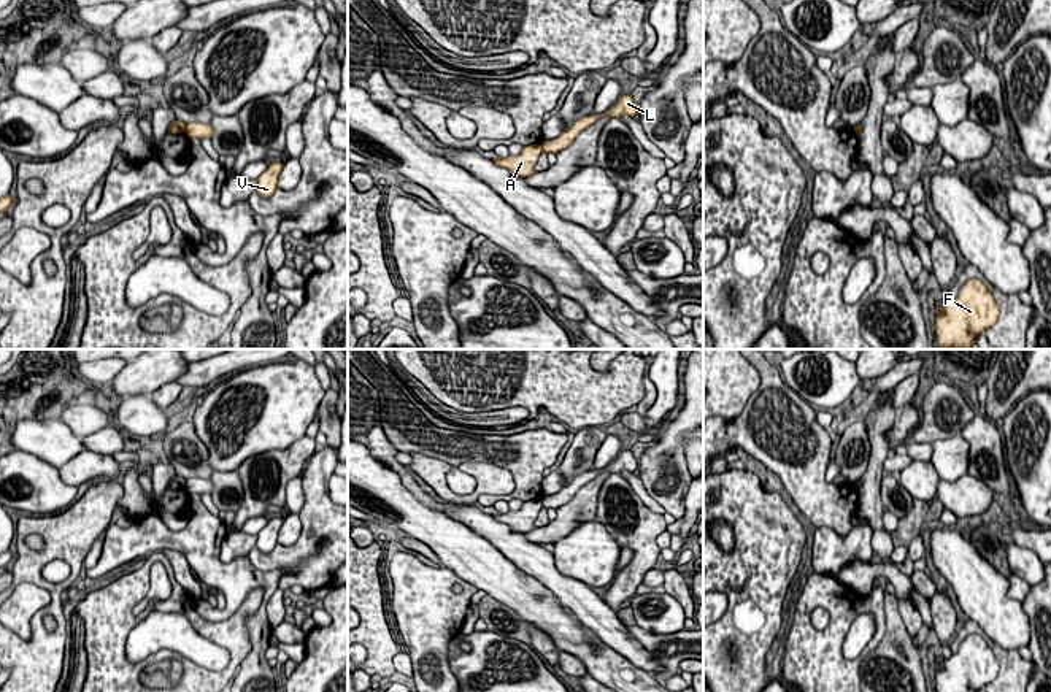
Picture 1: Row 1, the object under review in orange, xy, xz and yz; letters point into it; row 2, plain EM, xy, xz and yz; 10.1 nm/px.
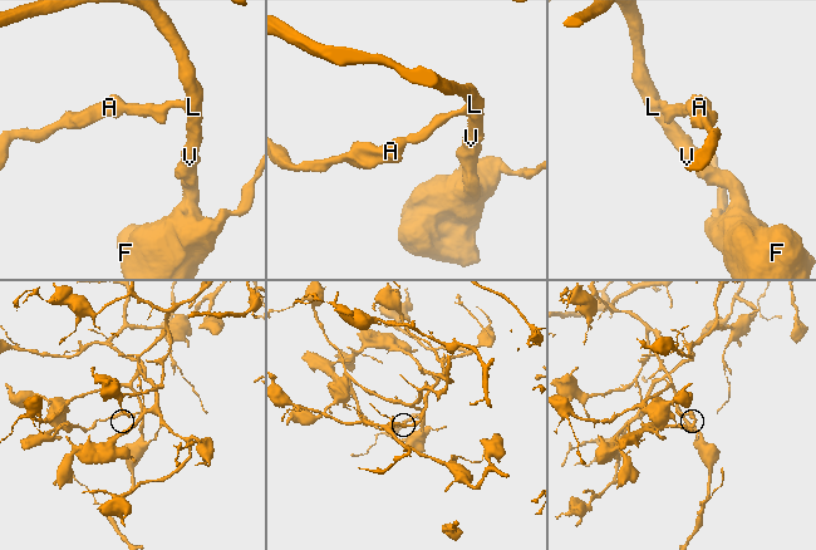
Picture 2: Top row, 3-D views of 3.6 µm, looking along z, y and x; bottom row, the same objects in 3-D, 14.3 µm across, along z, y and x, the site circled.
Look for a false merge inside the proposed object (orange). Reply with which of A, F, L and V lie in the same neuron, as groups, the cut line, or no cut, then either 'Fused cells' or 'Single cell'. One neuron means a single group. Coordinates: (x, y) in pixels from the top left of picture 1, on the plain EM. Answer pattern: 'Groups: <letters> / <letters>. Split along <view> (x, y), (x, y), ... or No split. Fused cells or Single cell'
Groups: A / F L V. Split along xz (540, 500), (543, 507). Fused cells

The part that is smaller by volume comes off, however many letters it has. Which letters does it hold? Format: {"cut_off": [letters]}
{"cut_off": ["A"]}

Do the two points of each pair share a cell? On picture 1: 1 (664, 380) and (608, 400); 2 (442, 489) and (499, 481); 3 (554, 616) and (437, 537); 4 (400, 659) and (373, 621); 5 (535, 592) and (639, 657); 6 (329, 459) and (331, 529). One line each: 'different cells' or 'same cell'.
1: different cells
2: same cell
3: same cell
4: different cells
5: different cells
6: same cell

